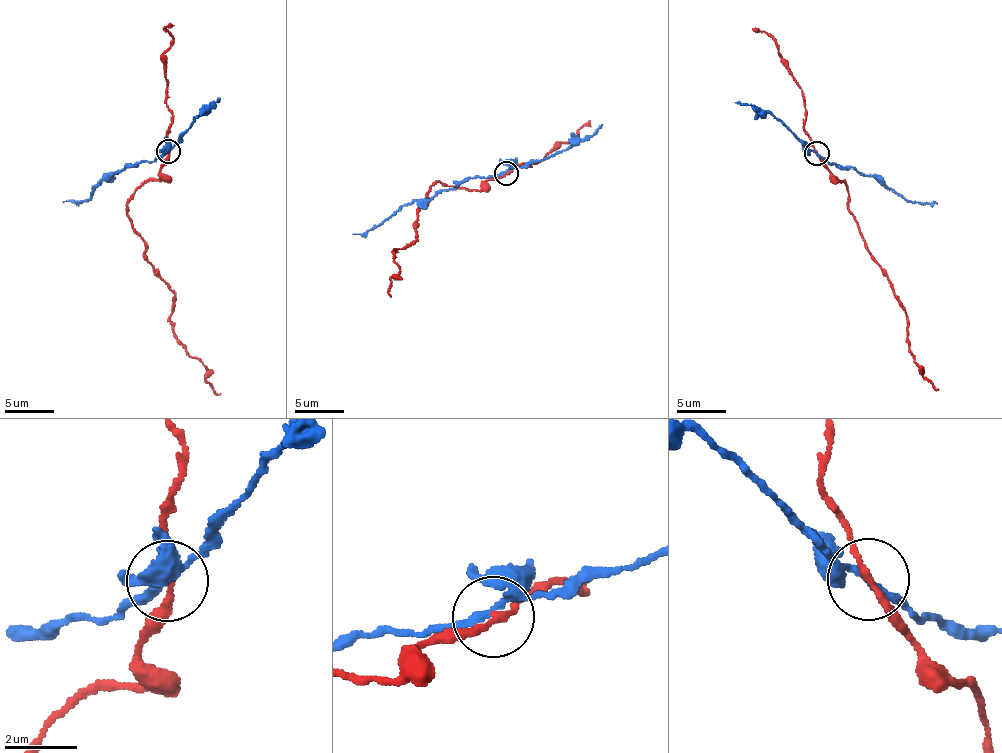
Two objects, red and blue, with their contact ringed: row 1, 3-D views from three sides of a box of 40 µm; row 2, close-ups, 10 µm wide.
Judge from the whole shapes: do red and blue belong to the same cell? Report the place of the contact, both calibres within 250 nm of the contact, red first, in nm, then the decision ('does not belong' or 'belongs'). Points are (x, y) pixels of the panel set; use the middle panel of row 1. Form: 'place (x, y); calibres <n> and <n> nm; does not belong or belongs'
place (506, 173); calibres 170 and 170 nm; does not belong

